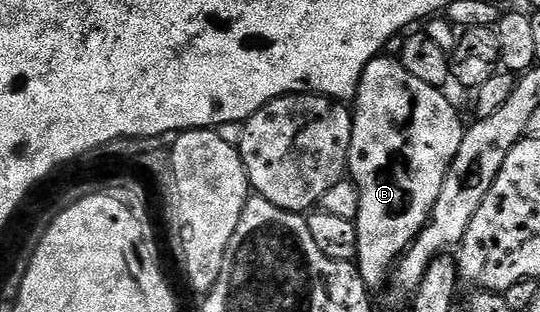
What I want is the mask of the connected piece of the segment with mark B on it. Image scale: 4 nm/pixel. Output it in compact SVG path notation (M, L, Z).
M378 56L370 60L363 76L357 85L357 96L351 106L353 115L353 131L351 132L351 148L349 149L349 164L347 167L348 177L357 186L359 192L359 212L357 213L357 235L359 244L357 245L357 256L355 265L361 274L370 291L377 292L381 285L390 281L391 275L396 267L398 258L408 250L410 244L421 235L421 229L429 223L431 212L435 208L435 200L439 200L439 188L443 188L443 180L447 176L447 168L451 160L455 160L455 152L459 152L459 144L463 144L466 123L461 123L461 118L457 115L457 110L453 107L451 99L445 95L444 89L425 83L424 80L418 80L403 68L403 64L396 57Z

